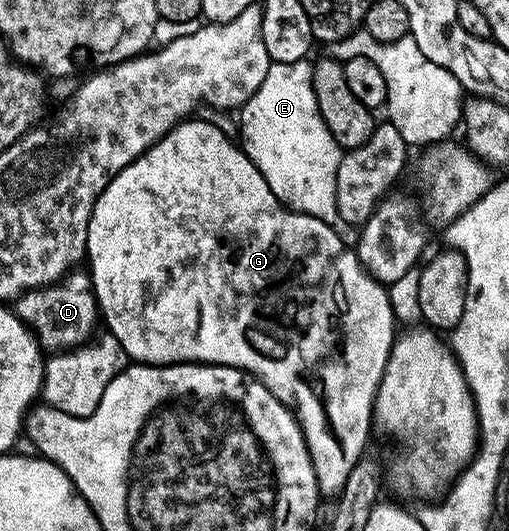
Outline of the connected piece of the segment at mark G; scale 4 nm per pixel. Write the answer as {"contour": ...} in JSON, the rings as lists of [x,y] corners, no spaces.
{"contour":[[[188,118],[183,122],[177,123],[176,127],[171,128],[157,144],[150,146],[138,158],[134,158],[134,162],[130,162],[128,168],[122,169],[120,174],[115,176],[112,182],[105,186],[102,194],[96,199],[92,217],[88,219],[86,256],[88,260],[89,258],[96,260],[96,268],[104,275],[104,284],[108,287],[108,304],[112,307],[112,327],[110,327],[110,333],[121,344],[121,348],[125,351],[129,361],[138,364],[221,364],[227,368],[240,368],[242,371],[247,372],[249,376],[253,376],[258,382],[262,382],[262,386],[266,386],[266,390],[270,390],[270,394],[274,394],[274,398],[278,398],[278,402],[282,402],[288,407],[289,411],[292,412],[292,415],[300,423],[300,429],[304,435],[304,441],[314,466],[316,481],[320,487],[321,497],[328,498],[329,496],[329,498],[335,498],[340,495],[340,491],[346,486],[346,478],[350,478],[350,470],[354,470],[354,466],[358,463],[360,457],[365,455],[367,448],[364,447],[368,444],[368,430],[372,428],[372,403],[376,400],[376,390],[380,385],[382,374],[386,370],[386,362],[390,358],[392,341],[398,335],[398,321],[392,312],[389,289],[385,285],[378,283],[360,265],[360,260],[356,257],[355,251],[349,245],[348,248],[344,245],[343,238],[335,232],[337,229],[333,225],[322,222],[318,218],[310,218],[301,212],[289,212],[287,208],[281,205],[274,192],[270,190],[270,186],[264,184],[264,175],[256,169],[254,162],[250,162],[250,158],[236,140],[232,137],[232,141],[218,125],[211,124],[208,120],[196,119]]]}

